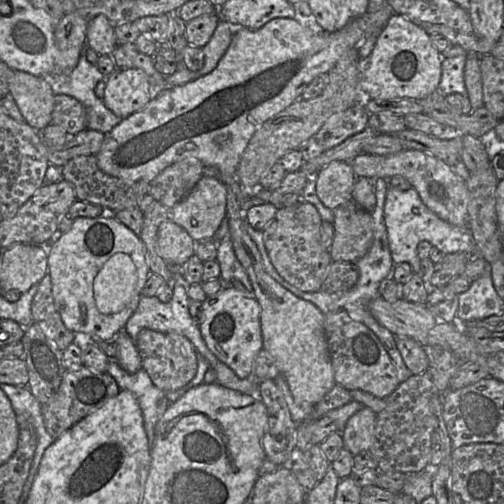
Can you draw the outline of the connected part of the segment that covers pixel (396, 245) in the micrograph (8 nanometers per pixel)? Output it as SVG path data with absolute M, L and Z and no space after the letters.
M413 187L406 191L388 188L384 206L384 221L394 265L407 262L413 273L419 274L420 272L421 260L417 254L417 247L421 241L428 241L443 254L478 253L470 228L468 226L455 226L442 220L422 202L418 192Z

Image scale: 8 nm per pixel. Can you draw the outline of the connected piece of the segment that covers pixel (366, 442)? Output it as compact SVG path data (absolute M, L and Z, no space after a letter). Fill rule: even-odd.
M363 407L352 415L341 431L343 448L354 456L369 451L374 442L377 414L369 407Z

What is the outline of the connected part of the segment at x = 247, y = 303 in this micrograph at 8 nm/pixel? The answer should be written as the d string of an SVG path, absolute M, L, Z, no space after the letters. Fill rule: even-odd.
M222 280L222 288L215 295L207 296L202 305L203 322L199 330L207 348L240 379L254 375L254 360L263 349L259 302Z

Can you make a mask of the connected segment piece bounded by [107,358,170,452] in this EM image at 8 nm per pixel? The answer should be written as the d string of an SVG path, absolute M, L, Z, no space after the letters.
M109 358L107 373L113 377L120 390L128 390L136 397L142 411L150 452L154 442L155 426L170 404L166 393L153 384L145 370L128 373L116 359Z

